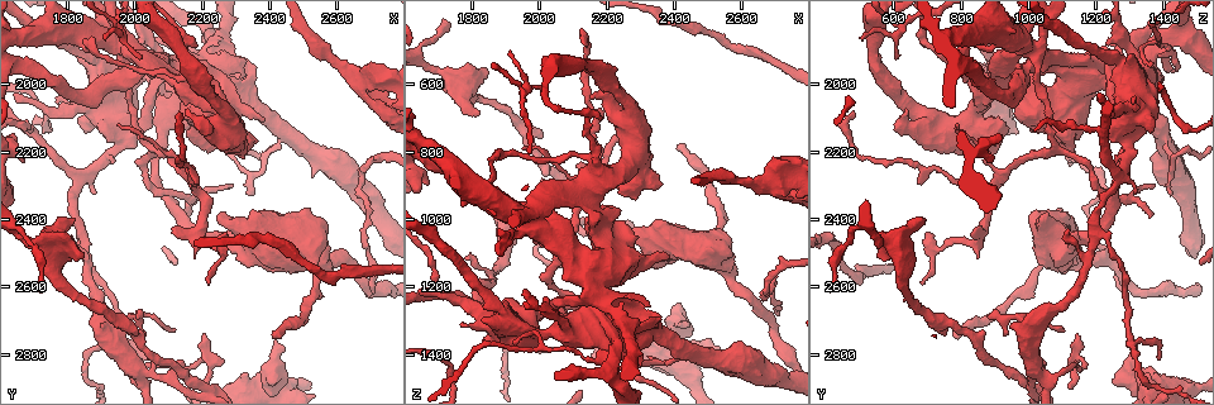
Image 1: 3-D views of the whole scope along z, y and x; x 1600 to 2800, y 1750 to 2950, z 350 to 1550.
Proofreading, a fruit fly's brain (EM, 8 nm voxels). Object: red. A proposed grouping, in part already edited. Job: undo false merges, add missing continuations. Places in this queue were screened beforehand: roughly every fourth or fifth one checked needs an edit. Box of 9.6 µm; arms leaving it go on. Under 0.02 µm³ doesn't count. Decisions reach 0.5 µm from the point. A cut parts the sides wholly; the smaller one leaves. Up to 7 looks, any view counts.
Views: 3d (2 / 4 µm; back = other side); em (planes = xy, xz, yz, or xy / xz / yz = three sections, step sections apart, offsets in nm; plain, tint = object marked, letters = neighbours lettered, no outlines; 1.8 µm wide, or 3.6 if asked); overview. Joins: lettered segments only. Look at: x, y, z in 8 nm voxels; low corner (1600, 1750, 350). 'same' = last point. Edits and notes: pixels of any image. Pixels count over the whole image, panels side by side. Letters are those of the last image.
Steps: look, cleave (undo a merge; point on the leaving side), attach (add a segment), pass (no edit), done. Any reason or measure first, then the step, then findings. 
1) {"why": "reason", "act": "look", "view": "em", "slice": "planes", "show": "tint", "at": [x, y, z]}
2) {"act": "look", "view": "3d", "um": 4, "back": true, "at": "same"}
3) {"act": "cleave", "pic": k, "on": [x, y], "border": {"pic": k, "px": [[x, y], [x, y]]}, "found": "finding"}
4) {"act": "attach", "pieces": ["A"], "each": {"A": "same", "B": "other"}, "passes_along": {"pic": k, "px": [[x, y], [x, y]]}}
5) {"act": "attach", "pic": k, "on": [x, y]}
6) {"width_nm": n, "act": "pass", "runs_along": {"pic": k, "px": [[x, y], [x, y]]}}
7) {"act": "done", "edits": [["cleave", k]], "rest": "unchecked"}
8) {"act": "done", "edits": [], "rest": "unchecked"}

{"why": "an open end", "act": "look", "view": "em", "slice": "planes", "show": "letters", "at": [2320, 2870, 1310]}

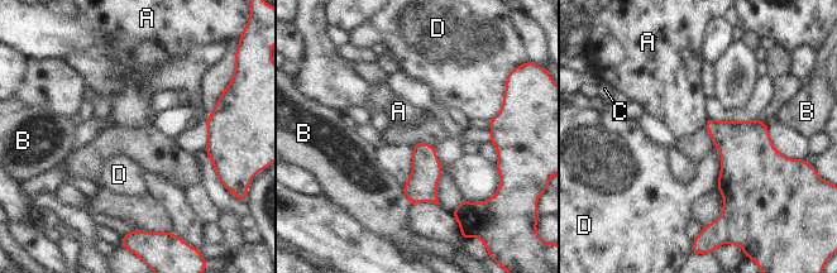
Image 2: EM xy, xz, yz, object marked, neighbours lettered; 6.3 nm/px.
{"longest_contact_nm": ["D", 280], "act": "pass", "each": {"A": "other", "B": "other", "C": "other", "D": "other"}, "border": {"pic": 2, "px": [[708, 118], [704, 128]]}, "found": "none of them fits"}

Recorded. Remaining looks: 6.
{"why": "sudden change in width", "act": "look", "view": "em", "um": 3.6, "slice": "xz", "step": 8, "show": "tint", "at": [1860, 2070, 1320]}

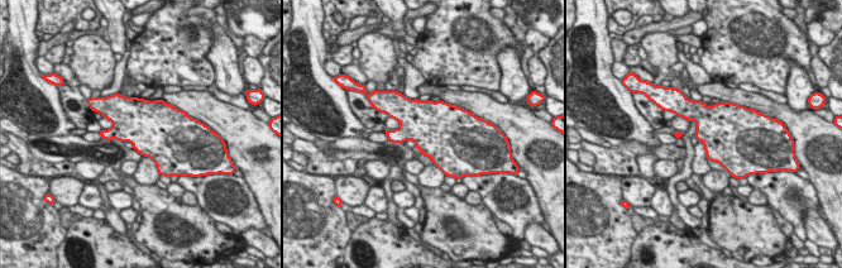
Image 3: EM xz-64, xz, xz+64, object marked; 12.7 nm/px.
{"why": "another direction", "act": "look", "view": "em", "um": 3.6, "slice": "xy", "step": 16, "show": "letters", "at": "same"}

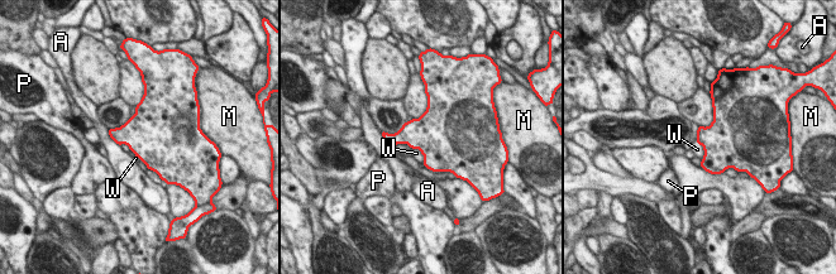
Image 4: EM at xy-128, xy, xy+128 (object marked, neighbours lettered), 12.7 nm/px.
{"act": "pass", "each": {"A": "other", "M": "other", "P": "other", "W": "other"}, "border": {"pic": 4, "px": [[412, 148], [420, 152], [423, 162]]}, "found": "continuous, no second cell"}

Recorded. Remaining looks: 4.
{"why": "branch point", "act": "look", "view": "3d", "um": 2, "at": [1830, 2430, 1190]}

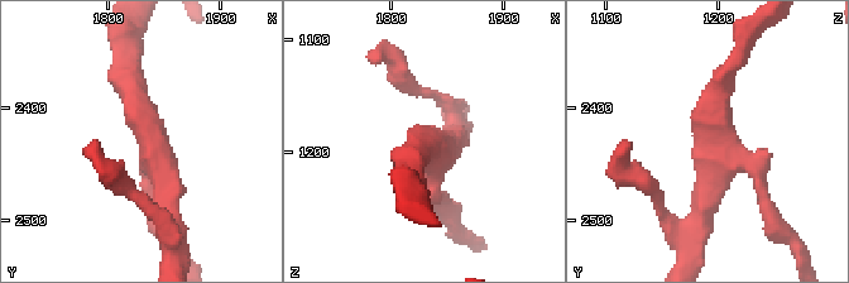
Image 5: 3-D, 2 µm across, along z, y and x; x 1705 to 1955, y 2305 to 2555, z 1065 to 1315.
{"why": "now the EM", "act": "look", "view": "em", "slice": "planes", "show": "letters", "at": [1836, 2426, 1194]}

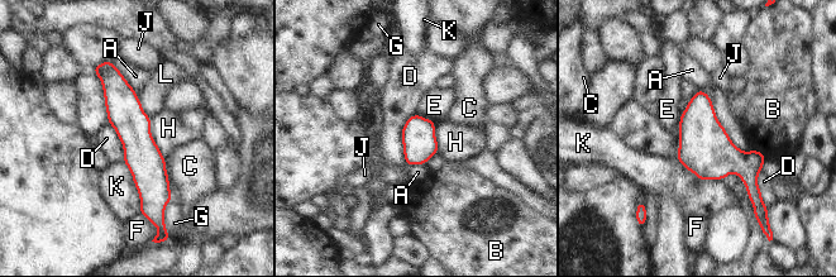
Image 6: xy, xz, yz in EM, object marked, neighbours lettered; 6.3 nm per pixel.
{"arms": 3, "act": "pass", "each": {"A": "other", "B": "other", "C": "other", "D": "other", "E": "other", "F": "other", "G": "other", "H": "other", "J": "other", "K": "other", "L": "other"}, "runs_along": {"pic": 6, "px": [[106, 65], [147, 165], [147, 210]]}, "found": "one cell here"}

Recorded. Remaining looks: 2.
{"act": "done", "edits": [], "rest": "unchecked"}

